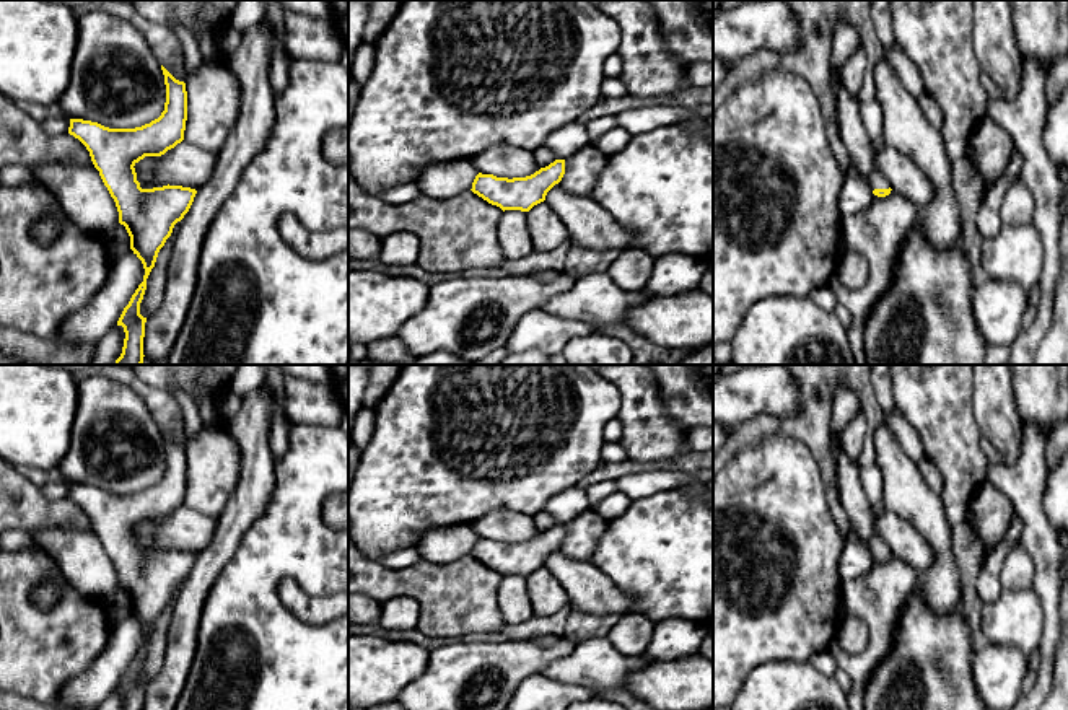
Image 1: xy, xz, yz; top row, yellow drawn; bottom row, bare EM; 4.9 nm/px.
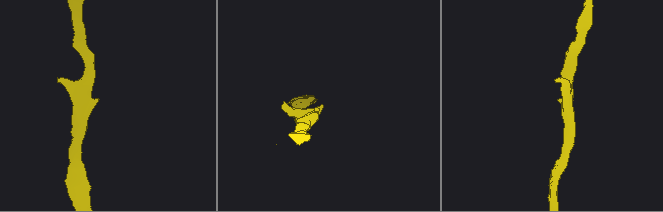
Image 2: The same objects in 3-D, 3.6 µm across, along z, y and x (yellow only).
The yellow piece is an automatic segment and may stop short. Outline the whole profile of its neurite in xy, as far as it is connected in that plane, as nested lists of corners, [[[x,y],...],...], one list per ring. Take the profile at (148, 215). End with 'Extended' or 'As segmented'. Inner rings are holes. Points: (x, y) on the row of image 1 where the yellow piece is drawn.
[[[161,65],[166,85],[166,103],[161,116],[135,129],[109,129],[98,122],[70,119],[68,134],[90,151],[94,168],[116,202],[119,223],[130,236],[130,249],[142,261],[145,275],[124,308],[117,326],[125,339],[120,357],[114,365],[142,365],[147,318],[140,314],[140,303],[147,290],[147,278],[155,267],[160,249],[173,228],[189,212],[195,189],[163,186],[142,189],[135,164],[145,156],[161,156],[184,140],[187,121],[186,83],[176,80]]]. As segmented

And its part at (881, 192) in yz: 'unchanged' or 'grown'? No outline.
grown

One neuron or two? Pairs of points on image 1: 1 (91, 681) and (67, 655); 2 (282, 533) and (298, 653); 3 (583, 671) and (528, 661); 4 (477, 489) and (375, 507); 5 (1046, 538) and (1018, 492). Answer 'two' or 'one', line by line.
1: two
2: one
3: two
4: one
5: one

